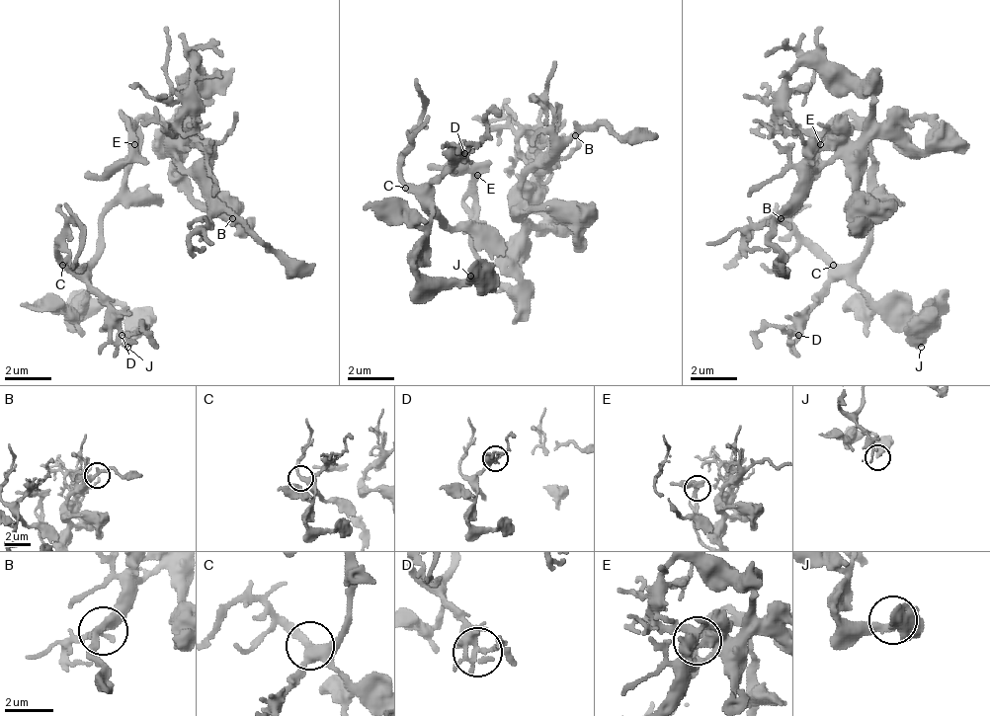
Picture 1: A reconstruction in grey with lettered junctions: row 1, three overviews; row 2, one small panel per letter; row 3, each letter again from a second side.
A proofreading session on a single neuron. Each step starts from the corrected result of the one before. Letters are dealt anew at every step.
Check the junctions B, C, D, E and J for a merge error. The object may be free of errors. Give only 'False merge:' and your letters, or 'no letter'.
False merge: no letter

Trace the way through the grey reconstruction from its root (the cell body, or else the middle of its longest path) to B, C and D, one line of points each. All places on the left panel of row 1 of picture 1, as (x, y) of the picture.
B: (132, 124), (156, 119), (168, 130), (168, 142), (174, 148), (180, 136), (180, 160), (232, 218)
C: (132, 124), (138, 136), (138, 154), (127, 172), (127, 195), (104, 218), (104, 248), (86, 265), (62, 265)
D: (132, 124), (138, 154), (127, 172), (127, 195), (104, 218), (104, 254), (92, 265), (92, 294), (122, 335)

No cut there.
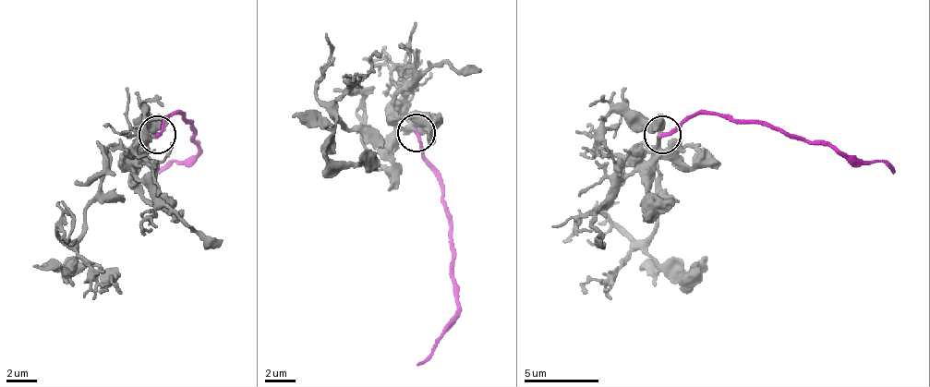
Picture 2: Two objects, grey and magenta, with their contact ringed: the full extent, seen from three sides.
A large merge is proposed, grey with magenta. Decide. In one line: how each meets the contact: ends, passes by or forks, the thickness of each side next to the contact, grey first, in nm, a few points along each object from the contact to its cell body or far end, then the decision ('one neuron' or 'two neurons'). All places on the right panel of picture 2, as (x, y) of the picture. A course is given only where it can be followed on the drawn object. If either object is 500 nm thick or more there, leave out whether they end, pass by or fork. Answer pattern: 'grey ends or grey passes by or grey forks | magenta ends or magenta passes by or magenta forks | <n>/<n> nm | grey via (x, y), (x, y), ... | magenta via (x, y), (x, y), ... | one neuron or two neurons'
grey forks | magenta ends | 360/220 nm | grey via (663, 135), (663, 151), (693, 165), (697, 151), (656, 162), (648, 247), (659, 263), (693, 267), (682, 293) | magenta via (663, 135), (712, 113), (885, 162), (896, 173) | one neuron

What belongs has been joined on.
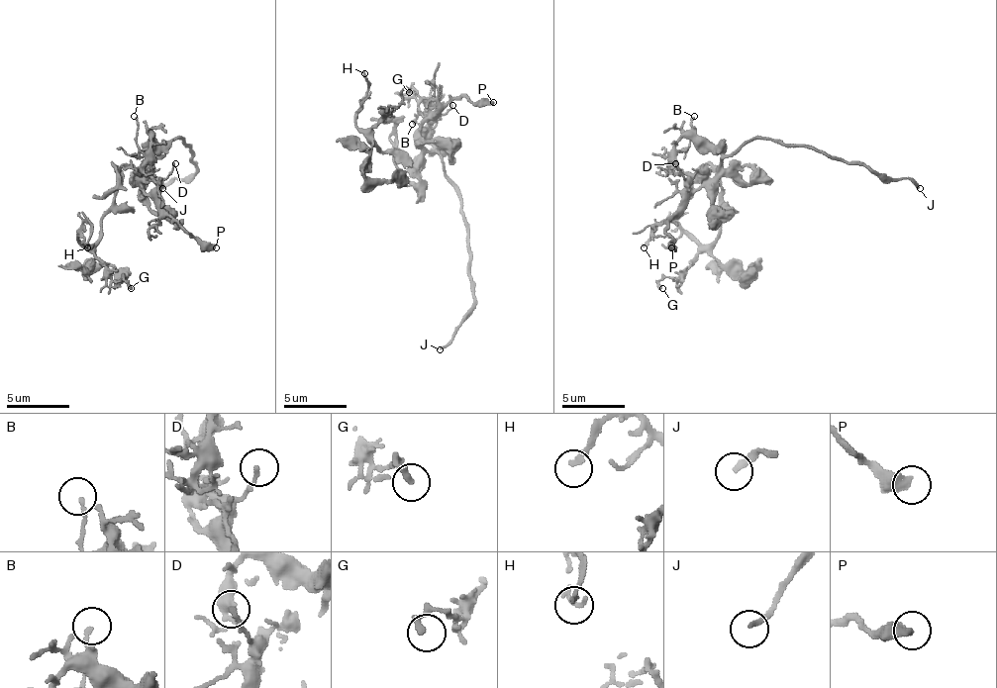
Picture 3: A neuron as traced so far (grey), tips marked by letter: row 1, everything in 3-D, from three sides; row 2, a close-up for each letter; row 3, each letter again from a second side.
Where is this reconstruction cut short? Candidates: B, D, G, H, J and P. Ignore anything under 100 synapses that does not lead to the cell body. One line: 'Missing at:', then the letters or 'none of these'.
Missing at: J

